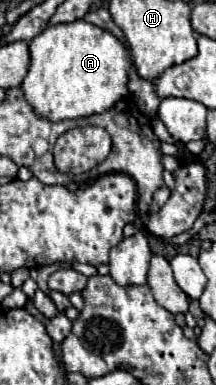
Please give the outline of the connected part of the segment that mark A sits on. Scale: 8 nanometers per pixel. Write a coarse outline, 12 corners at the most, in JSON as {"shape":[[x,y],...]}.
{"shape":[[81,19],[29,43],[21,89],[39,119],[109,111],[131,57]]}

